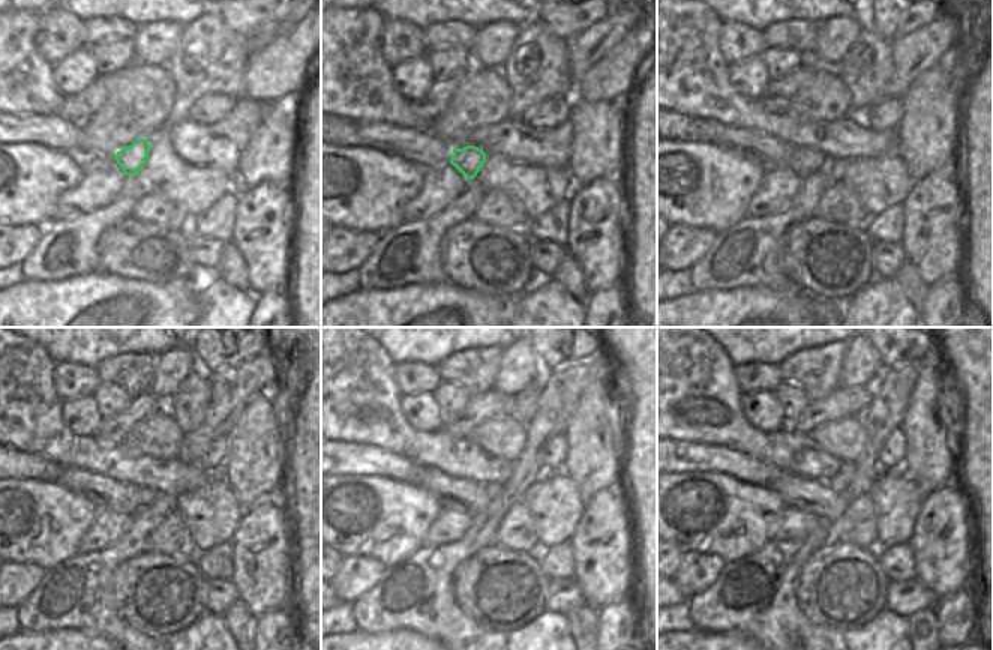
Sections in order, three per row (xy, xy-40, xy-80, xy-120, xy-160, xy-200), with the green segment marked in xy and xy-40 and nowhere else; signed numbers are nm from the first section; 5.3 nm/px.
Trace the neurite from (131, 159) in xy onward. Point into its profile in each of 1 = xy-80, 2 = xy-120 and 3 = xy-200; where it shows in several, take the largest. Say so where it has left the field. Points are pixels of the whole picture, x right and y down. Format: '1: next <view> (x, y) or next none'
1: next xy-80 (804, 162)
2: next xy-120 (146, 496)
3: next xy-200 (839, 482)

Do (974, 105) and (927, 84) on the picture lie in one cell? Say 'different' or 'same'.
different

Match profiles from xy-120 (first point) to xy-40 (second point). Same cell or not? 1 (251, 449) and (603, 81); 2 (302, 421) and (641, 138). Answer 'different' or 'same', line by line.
1: different
2: same

